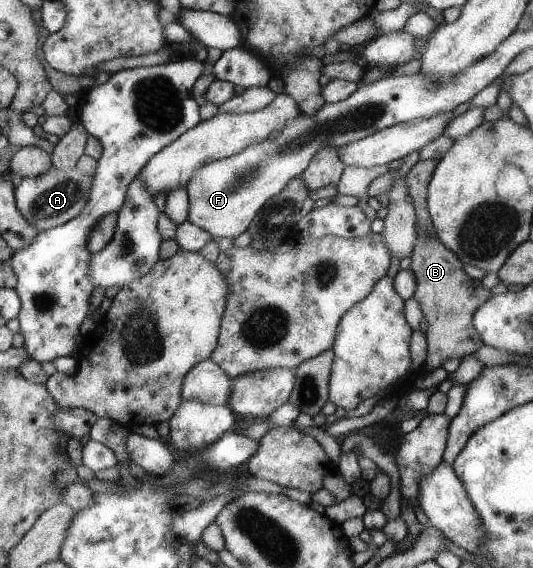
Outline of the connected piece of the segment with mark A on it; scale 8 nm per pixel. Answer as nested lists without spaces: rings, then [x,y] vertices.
[[[53,166],[47,173],[34,178],[19,179],[16,184],[16,202],[22,216],[39,232],[71,221],[84,211],[92,195],[94,177],[74,167],[60,170]]]

